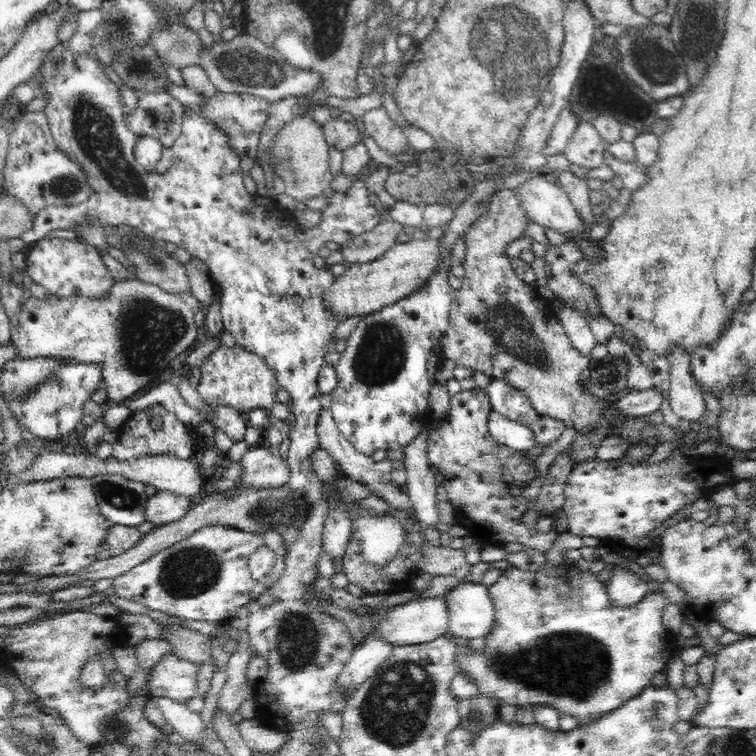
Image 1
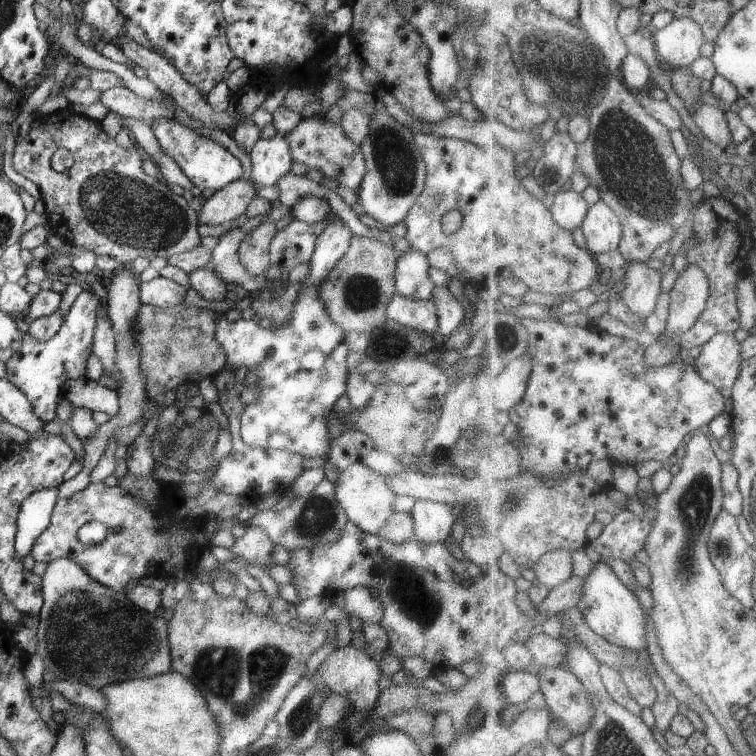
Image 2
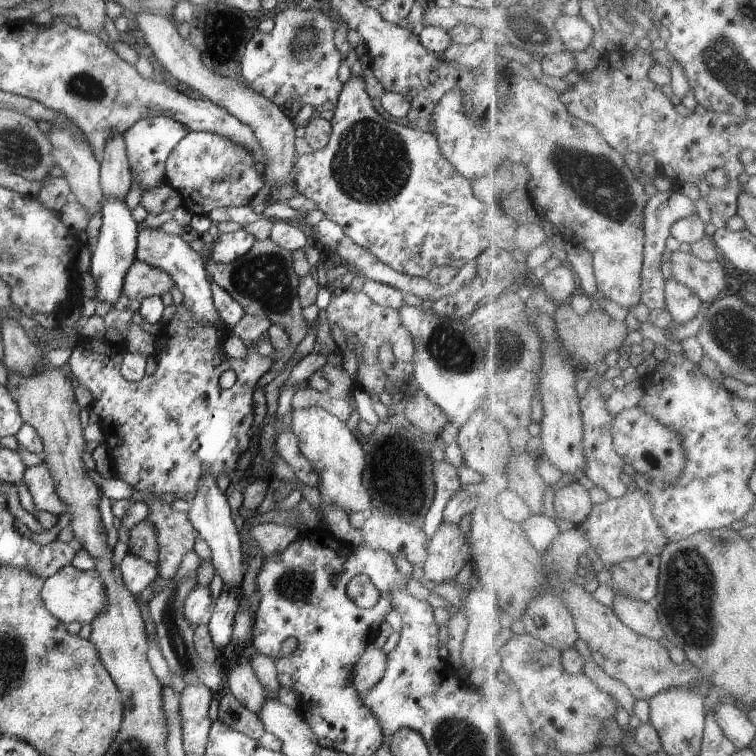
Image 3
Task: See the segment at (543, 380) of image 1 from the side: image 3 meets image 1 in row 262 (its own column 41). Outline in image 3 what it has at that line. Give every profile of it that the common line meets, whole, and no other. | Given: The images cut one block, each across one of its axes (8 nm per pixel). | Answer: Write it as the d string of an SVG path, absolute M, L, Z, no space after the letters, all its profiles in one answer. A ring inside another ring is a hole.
M42 461L27 467L23 474L23 483L27 485L32 495L37 512L46 510L59 517L68 511L64 501L56 494L50 469Z

